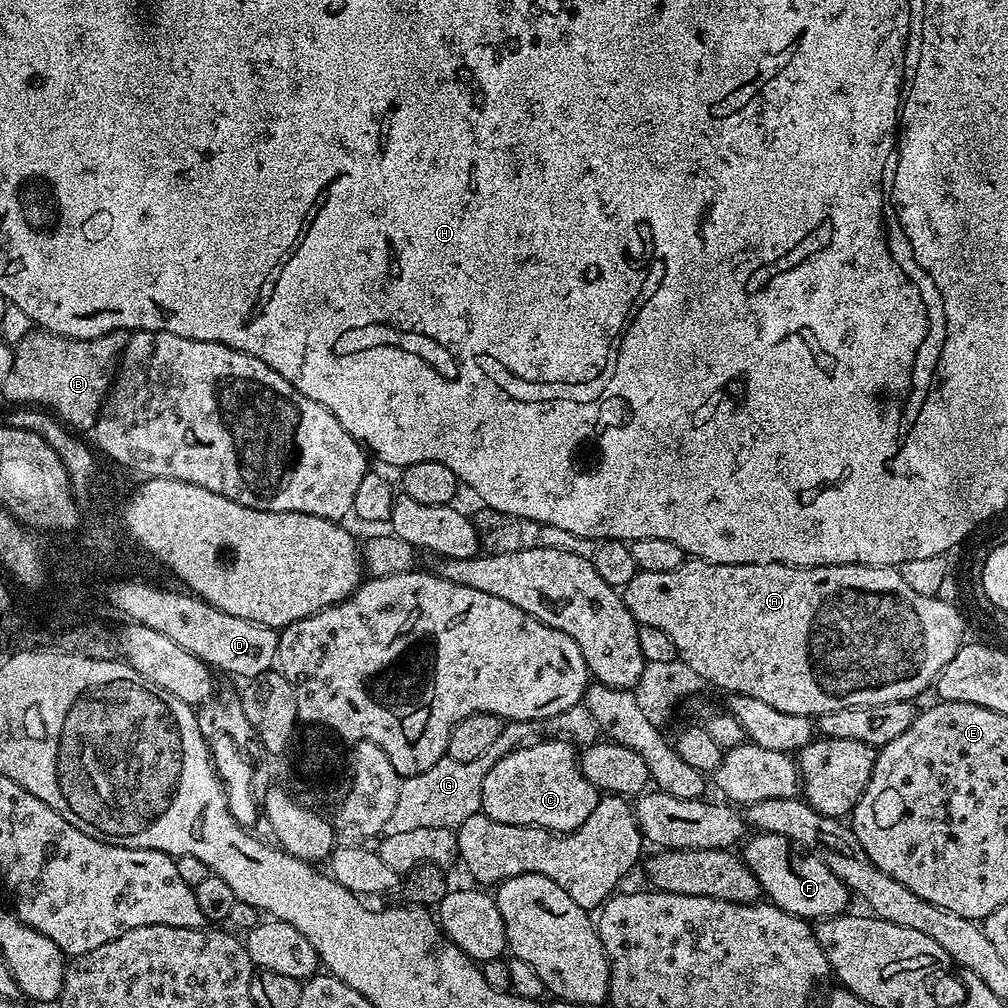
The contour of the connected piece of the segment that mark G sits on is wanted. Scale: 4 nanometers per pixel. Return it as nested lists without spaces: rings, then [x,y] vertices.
[[[583,702],[570,706],[570,710],[562,710],[545,720],[531,722],[518,720],[505,723],[498,738],[494,738],[493,744],[483,754],[478,754],[478,758],[470,762],[445,758],[434,762],[430,770],[422,770],[422,774],[403,777],[394,814],[391,814],[390,820],[386,822],[383,835],[407,833],[424,826],[455,830],[462,822],[466,822],[466,818],[481,811],[482,782],[486,782],[486,774],[490,774],[492,767],[502,758],[506,758],[506,754],[523,748],[525,744],[533,743],[537,738],[567,740],[573,746],[587,746],[597,743],[601,736],[598,722],[594,722],[594,714],[590,714],[590,710]]]

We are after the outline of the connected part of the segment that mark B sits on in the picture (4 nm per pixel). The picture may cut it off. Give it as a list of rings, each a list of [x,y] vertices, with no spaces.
[[[34,330],[22,343],[15,345],[13,369],[5,382],[2,396],[9,400],[12,406],[31,406],[43,410],[57,420],[63,422],[69,429],[84,434],[84,431],[95,429],[96,420],[100,416],[100,408],[112,389],[112,382],[120,366],[120,359],[128,345],[129,333],[108,332],[93,340],[71,340],[68,336],[58,336],[47,330]]]

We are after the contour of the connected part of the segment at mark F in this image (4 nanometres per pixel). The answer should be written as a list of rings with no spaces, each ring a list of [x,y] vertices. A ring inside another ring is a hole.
[[[757,831],[752,835],[743,841],[742,859],[754,878],[758,878],[763,895],[776,907],[809,922],[839,916],[847,909],[844,907],[850,901],[849,890],[830,870],[830,866],[826,866],[826,862],[803,848],[797,848],[782,834]]]

